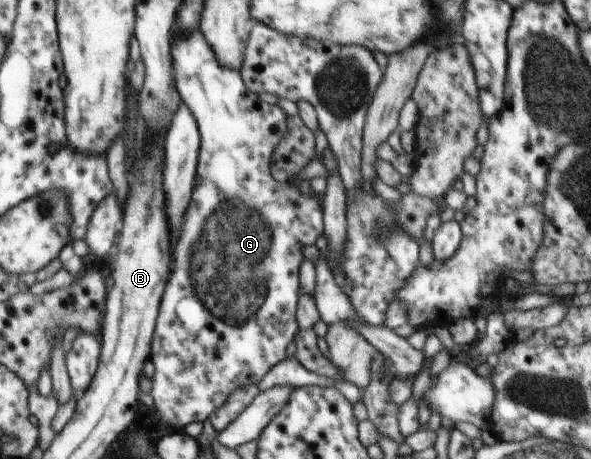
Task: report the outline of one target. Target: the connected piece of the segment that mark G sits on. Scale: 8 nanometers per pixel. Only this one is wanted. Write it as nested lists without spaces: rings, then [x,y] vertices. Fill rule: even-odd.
[[[186,31],[186,33],[182,33],[182,37],[171,38],[170,55],[176,91],[180,95],[181,101],[184,101],[188,105],[188,109],[192,111],[196,123],[199,124],[202,145],[200,146],[199,167],[190,197],[190,205],[184,213],[182,231],[180,231],[180,237],[174,245],[176,259],[174,259],[174,269],[172,269],[172,283],[168,283],[168,291],[164,291],[158,321],[155,325],[155,334],[152,337],[151,356],[155,371],[154,377],[151,379],[152,391],[150,391],[150,395],[154,399],[154,414],[158,415],[162,422],[170,423],[177,431],[183,431],[184,427],[192,427],[194,422],[204,422],[210,418],[236,390],[260,383],[272,367],[286,358],[288,344],[293,341],[294,336],[299,331],[297,324],[297,307],[298,301],[300,301],[300,294],[298,293],[300,288],[299,271],[300,265],[304,261],[303,249],[305,247],[302,243],[310,243],[310,235],[312,235],[312,243],[320,235],[323,235],[324,221],[322,205],[316,196],[302,195],[300,187],[292,185],[290,180],[280,182],[272,177],[270,162],[273,151],[279,145],[280,139],[288,133],[288,123],[286,123],[288,115],[286,112],[278,104],[271,105],[258,99],[257,95],[246,87],[240,70],[222,67],[220,60],[216,59],[215,51],[212,51],[201,31]]]

